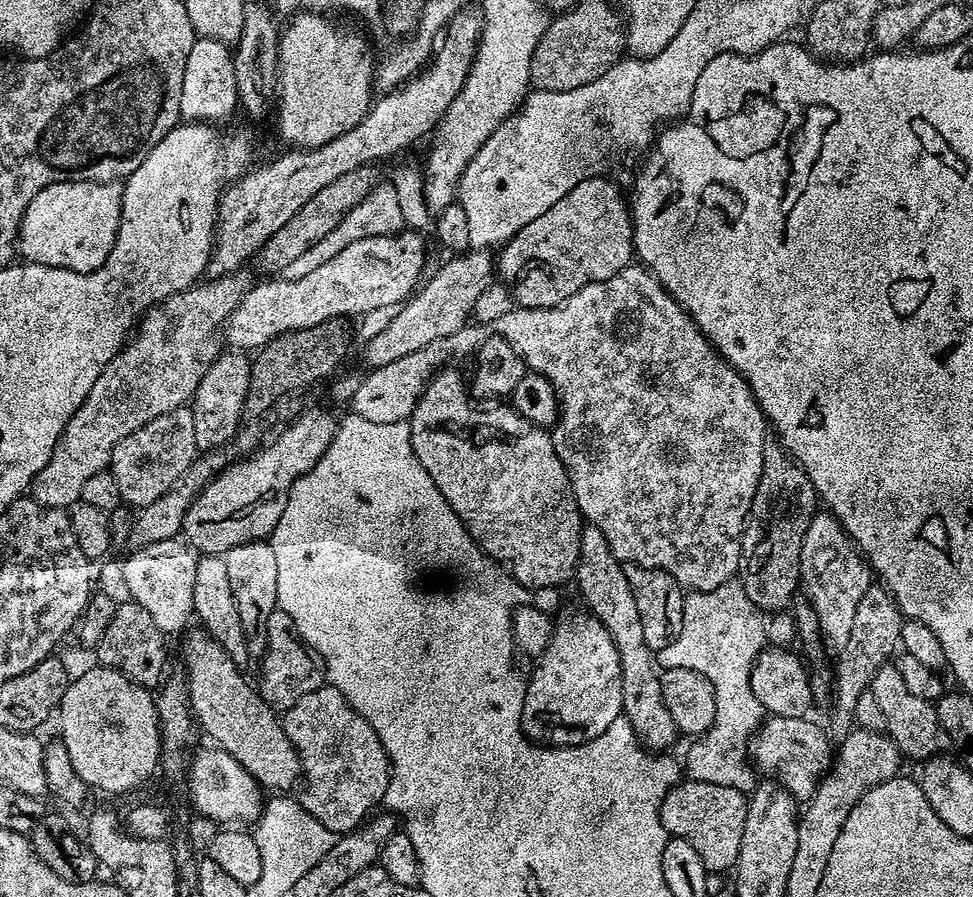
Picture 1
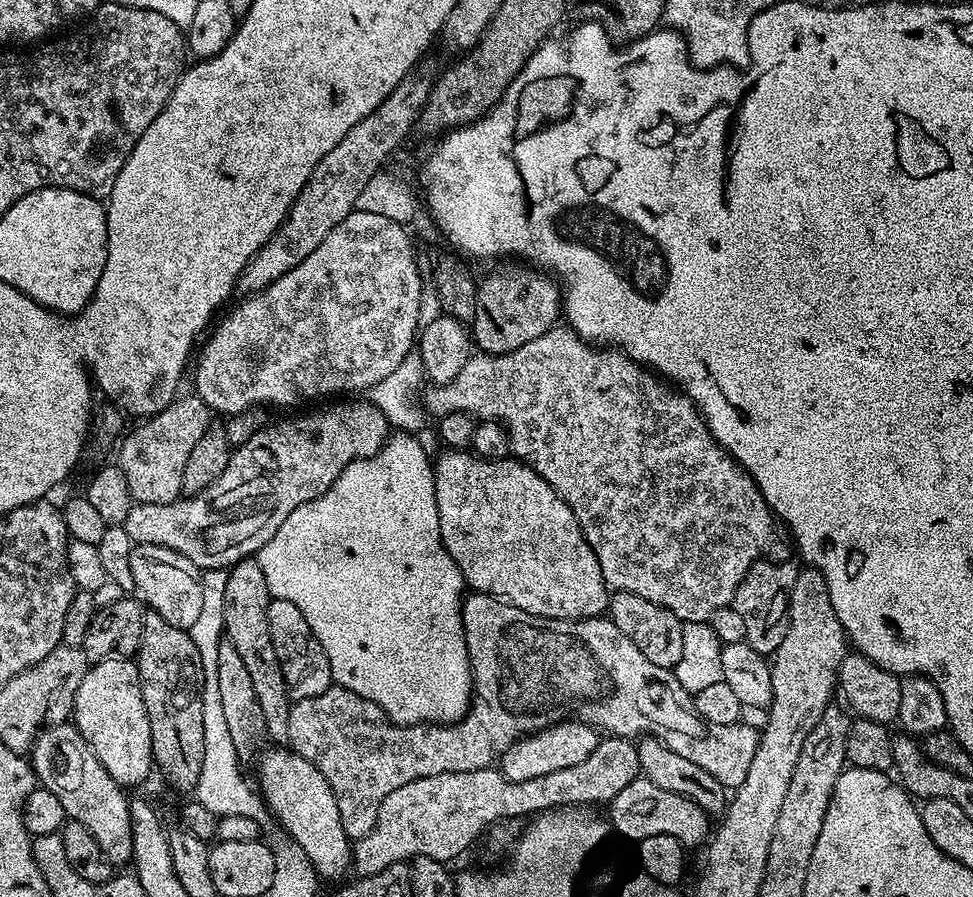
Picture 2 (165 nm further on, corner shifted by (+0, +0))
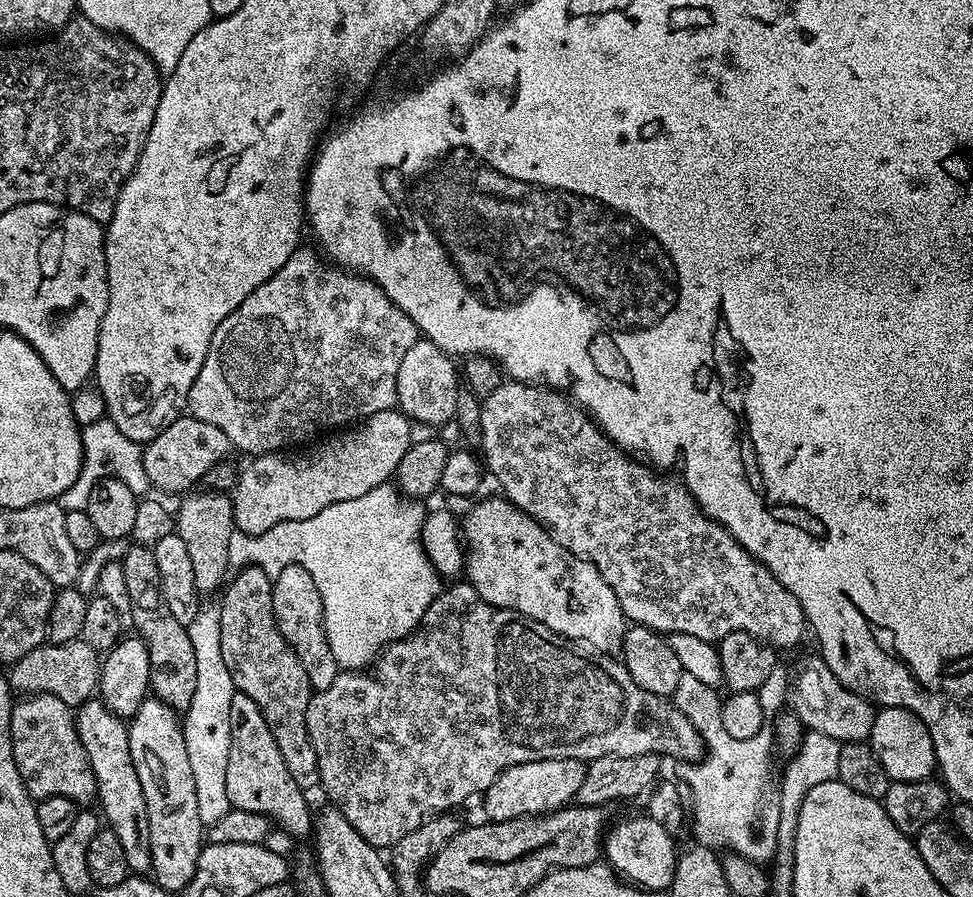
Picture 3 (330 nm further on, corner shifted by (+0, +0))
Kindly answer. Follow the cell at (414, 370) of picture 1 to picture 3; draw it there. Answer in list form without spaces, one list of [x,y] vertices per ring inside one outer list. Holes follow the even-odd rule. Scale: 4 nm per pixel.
[[[502,382],[490,395],[483,397],[480,409],[482,410],[482,438],[479,447],[482,451],[482,460],[487,471],[500,483],[499,491],[514,506],[518,506],[526,514],[530,514],[543,524],[552,537],[566,550],[570,550],[580,560],[589,560],[606,578],[606,586],[618,594],[618,602],[622,606],[625,617],[632,624],[641,624],[647,628],[653,628],[661,634],[692,634],[698,639],[719,642],[726,638],[731,632],[745,632],[755,636],[757,640],[763,640],[777,650],[792,648],[800,639],[806,636],[806,621],[804,611],[790,594],[782,582],[774,578],[774,574],[768,572],[768,568],[761,564],[755,556],[749,554],[741,544],[728,532],[724,525],[712,520],[698,506],[698,502],[688,493],[688,488],[679,479],[663,480],[647,463],[637,462],[624,449],[612,443],[600,430],[600,425],[588,415],[587,411],[581,410],[567,395],[556,390],[545,390],[543,387],[534,384],[522,384],[519,382]]]

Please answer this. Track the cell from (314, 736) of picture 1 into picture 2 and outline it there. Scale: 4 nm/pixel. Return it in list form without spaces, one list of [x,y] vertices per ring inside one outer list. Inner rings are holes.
[[[472,592],[465,595],[464,603],[460,606],[460,613],[464,623],[468,657],[472,663],[472,705],[469,706],[468,714],[463,720],[457,720],[454,724],[409,724],[407,726],[395,724],[377,704],[339,686],[328,688],[314,698],[302,698],[292,705],[288,719],[288,744],[292,751],[297,752],[299,756],[306,758],[306,762],[315,766],[318,774],[322,774],[322,778],[326,778],[326,782],[330,782],[330,790],[334,790],[338,802],[342,830],[346,830],[349,840],[353,842],[361,840],[366,834],[370,834],[370,830],[376,828],[378,806],[382,806],[382,798],[386,798],[386,794],[390,794],[393,790],[398,790],[398,786],[406,786],[406,782],[414,782],[418,778],[430,778],[434,774],[443,772],[465,772],[466,770],[491,768],[499,761],[500,755],[516,740],[521,740],[523,736],[531,736],[534,732],[541,732],[551,724],[559,724],[561,720],[569,719],[573,714],[579,713],[576,711],[583,704],[588,704],[587,723],[601,733],[625,738],[655,737],[669,747],[674,754],[681,755],[682,758],[694,762],[695,766],[706,770],[707,774],[712,775],[728,790],[735,790],[740,787],[742,782],[746,782],[746,776],[750,774],[750,764],[754,762],[754,754],[760,745],[760,732],[752,729],[750,725],[744,724],[745,722],[709,724],[707,720],[703,720],[696,709],[693,693],[685,684],[678,682],[675,671],[662,666],[654,666],[654,662],[650,662],[650,658],[646,658],[646,654],[642,654],[642,650],[638,650],[638,646],[634,646],[634,642],[630,642],[630,638],[626,638],[626,634],[622,634],[622,630],[618,630],[618,626],[614,626],[611,618],[604,616],[595,616],[589,620],[542,618],[534,614],[526,614],[526,610],[518,610],[518,606],[509,604],[506,600],[499,600],[497,596],[488,596],[485,592]]]

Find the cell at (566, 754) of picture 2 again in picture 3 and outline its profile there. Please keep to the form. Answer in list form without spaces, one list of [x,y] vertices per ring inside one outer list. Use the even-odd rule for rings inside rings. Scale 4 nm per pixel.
[[[554,758],[542,762],[522,762],[518,766],[510,766],[483,793],[484,812],[489,821],[517,820],[523,816],[542,816],[546,812],[557,812],[560,808],[569,807],[582,790],[582,778],[586,778],[585,761],[574,758]]]

